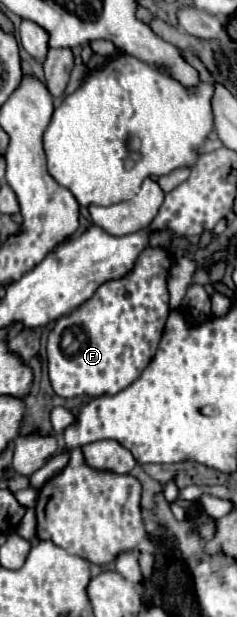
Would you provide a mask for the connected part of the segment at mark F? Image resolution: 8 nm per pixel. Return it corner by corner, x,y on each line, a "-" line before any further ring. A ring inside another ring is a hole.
147,247
131,273
123,279
103,283
91,299
79,305
71,315
61,317
49,331
47,341
47,361
49,361
49,377
53,391
59,397
101,397
109,393
119,393
127,389
149,365
153,353
163,335
163,327
169,315
169,293
167,293
167,275
171,269
171,257
163,249

